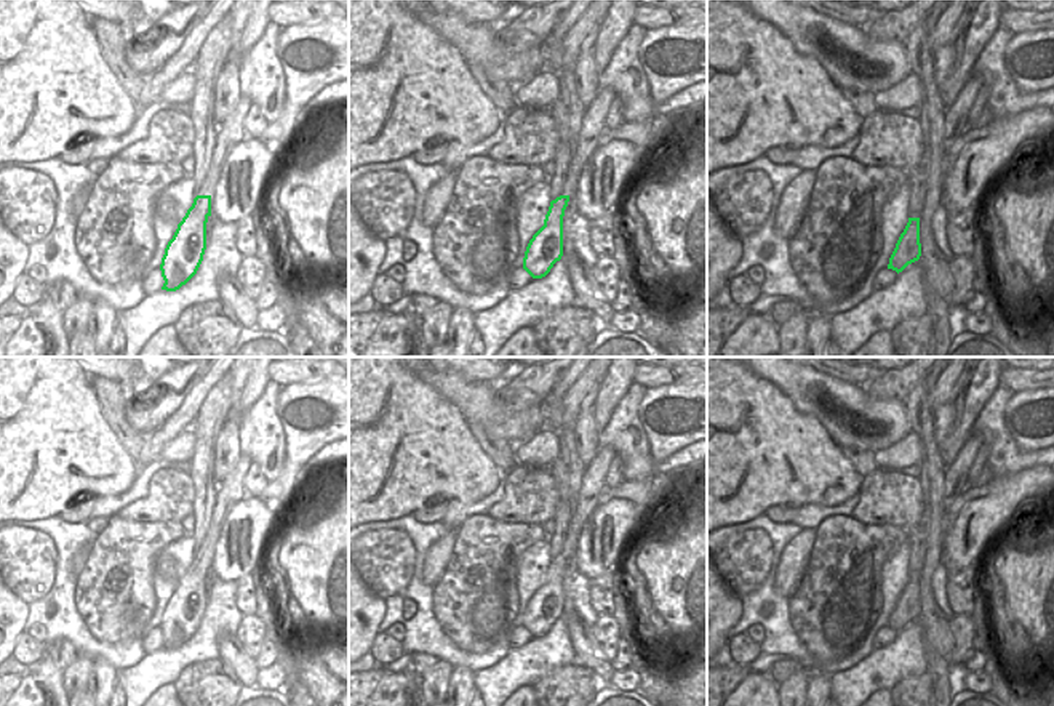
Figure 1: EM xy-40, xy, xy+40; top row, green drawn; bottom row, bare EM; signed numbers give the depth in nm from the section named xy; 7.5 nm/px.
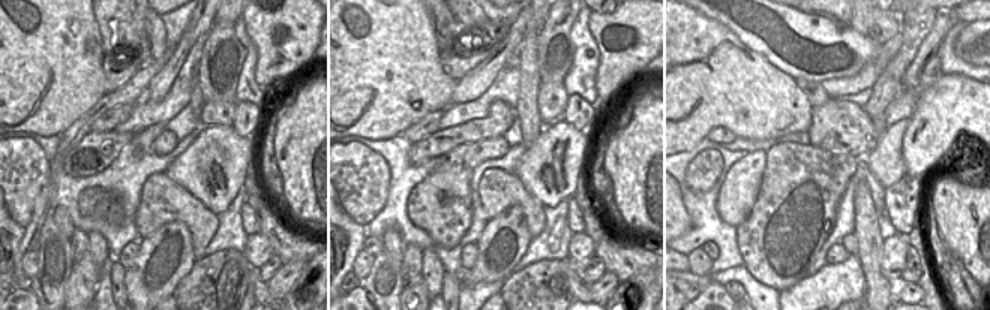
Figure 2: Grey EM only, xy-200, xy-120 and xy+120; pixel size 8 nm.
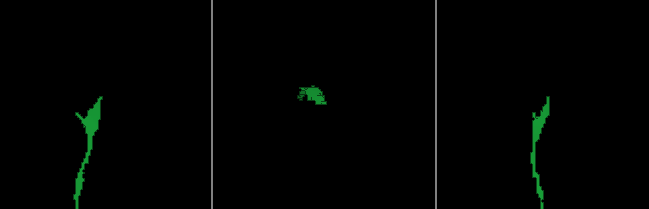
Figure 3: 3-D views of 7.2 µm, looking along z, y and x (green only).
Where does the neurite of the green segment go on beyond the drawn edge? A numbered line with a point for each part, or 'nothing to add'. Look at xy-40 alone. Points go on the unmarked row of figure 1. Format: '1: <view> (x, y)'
1: xy-40 (231, 490)

